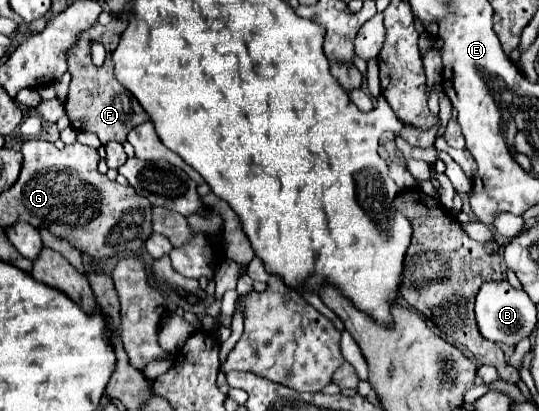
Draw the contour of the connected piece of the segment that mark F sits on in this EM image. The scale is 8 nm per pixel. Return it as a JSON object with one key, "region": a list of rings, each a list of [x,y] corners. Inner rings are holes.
{"region":[[[115,19],[109,25],[99,25],[99,23],[93,25],[89,31],[85,31],[85,35],[81,35],[81,43],[77,43],[77,47],[73,47],[73,51],[69,51],[69,59],[67,59],[69,73],[71,73],[71,85],[69,85],[67,105],[65,105],[67,117],[77,131],[95,133],[103,145],[107,145],[109,141],[123,143],[131,129],[149,121],[149,115],[143,111],[139,101],[113,75],[111,55],[121,39],[121,33],[127,29],[127,23],[129,23],[127,19]],[[93,41],[103,43],[107,49],[107,59],[101,67],[95,67],[91,61],[91,43]]]}

